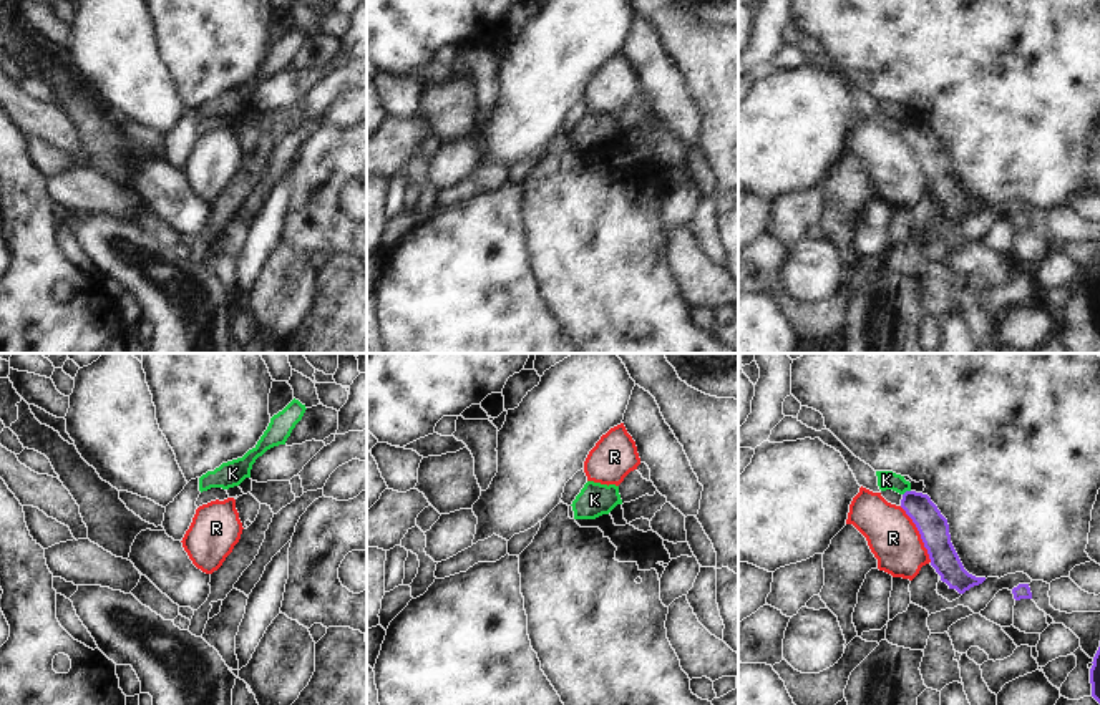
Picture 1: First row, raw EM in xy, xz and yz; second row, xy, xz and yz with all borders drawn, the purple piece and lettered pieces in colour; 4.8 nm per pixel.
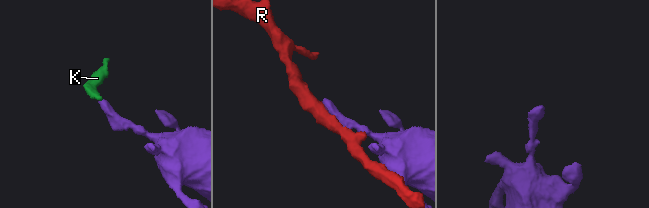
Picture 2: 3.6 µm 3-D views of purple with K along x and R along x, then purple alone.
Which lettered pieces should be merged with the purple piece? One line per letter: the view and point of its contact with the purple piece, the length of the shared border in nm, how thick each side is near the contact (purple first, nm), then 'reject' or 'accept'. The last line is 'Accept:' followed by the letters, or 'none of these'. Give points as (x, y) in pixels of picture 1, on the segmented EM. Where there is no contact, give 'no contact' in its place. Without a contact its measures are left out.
K: contact yz (906, 491); length 50 nm; calibres 150 and 100 nm; reject
R: contact yz (919, 533); length 320 nm; calibres 150 and 240 nm; reject
Accept: none of these

